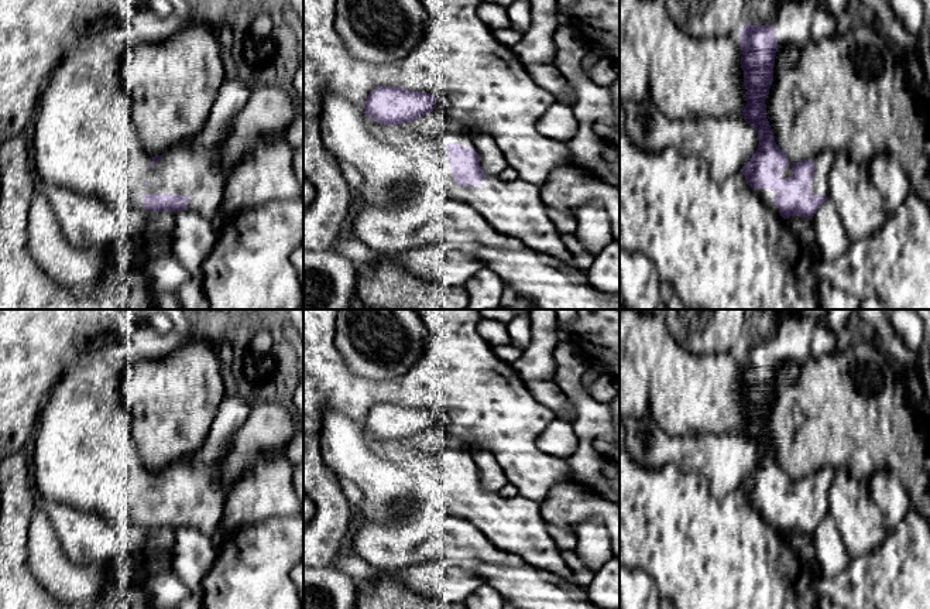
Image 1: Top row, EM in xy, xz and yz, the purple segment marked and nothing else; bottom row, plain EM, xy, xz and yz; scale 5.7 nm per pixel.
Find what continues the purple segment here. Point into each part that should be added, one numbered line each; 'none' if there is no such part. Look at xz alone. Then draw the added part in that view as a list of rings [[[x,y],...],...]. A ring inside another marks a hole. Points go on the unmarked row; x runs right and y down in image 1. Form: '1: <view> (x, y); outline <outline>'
1: xz (515, 526); outline [[[485,490],[480,502],[463,503],[460,514],[497,548],[564,579],[572,577],[573,571],[548,534],[539,503],[519,495],[504,499]]]

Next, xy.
1: xy (191, 485); outline [[[224,396],[217,407],[216,418],[203,444],[192,455],[176,461],[164,469],[162,475],[151,485],[144,510],[147,512],[188,512],[188,527],[212,537],[222,523],[226,496],[217,482],[220,459],[223,458],[231,438],[246,422],[250,414],[250,406],[240,396]]]

